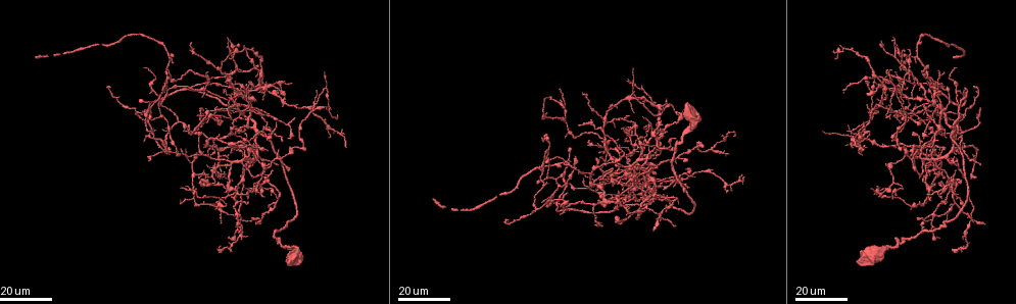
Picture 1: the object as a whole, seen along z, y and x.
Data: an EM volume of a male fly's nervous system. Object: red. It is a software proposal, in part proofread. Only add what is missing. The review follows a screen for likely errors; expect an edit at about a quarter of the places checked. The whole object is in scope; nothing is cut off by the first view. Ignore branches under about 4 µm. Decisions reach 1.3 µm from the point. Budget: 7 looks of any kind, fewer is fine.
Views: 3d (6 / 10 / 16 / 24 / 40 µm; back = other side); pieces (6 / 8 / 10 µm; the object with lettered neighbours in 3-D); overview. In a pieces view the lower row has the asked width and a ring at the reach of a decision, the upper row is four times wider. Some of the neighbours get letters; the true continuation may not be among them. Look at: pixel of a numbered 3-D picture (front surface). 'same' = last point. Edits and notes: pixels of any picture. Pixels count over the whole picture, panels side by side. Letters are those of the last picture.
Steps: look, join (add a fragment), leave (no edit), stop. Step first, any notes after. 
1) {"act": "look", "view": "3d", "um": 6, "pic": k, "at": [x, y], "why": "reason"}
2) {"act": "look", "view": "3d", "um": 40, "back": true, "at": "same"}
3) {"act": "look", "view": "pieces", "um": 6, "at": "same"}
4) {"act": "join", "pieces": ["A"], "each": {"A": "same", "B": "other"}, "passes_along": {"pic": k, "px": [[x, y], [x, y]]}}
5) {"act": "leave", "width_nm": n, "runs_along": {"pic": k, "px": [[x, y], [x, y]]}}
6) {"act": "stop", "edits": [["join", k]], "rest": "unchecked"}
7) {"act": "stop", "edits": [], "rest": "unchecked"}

{"act": "look", "view": "3d", "um": 24, "pic": 1, "at": [273, 171], "why": "free end"}

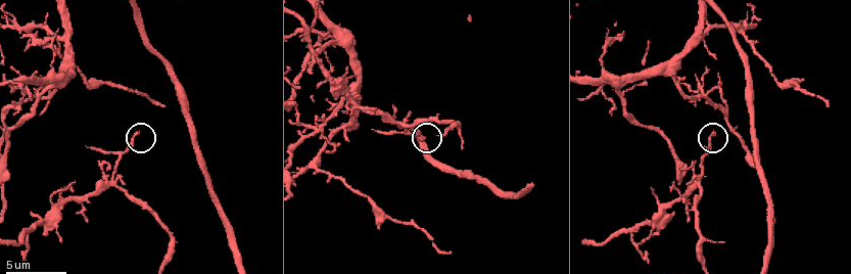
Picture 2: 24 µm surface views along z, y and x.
{"act": "look", "view": "pieces", "um": 8, "pic": 2, "at": [712, 134]}

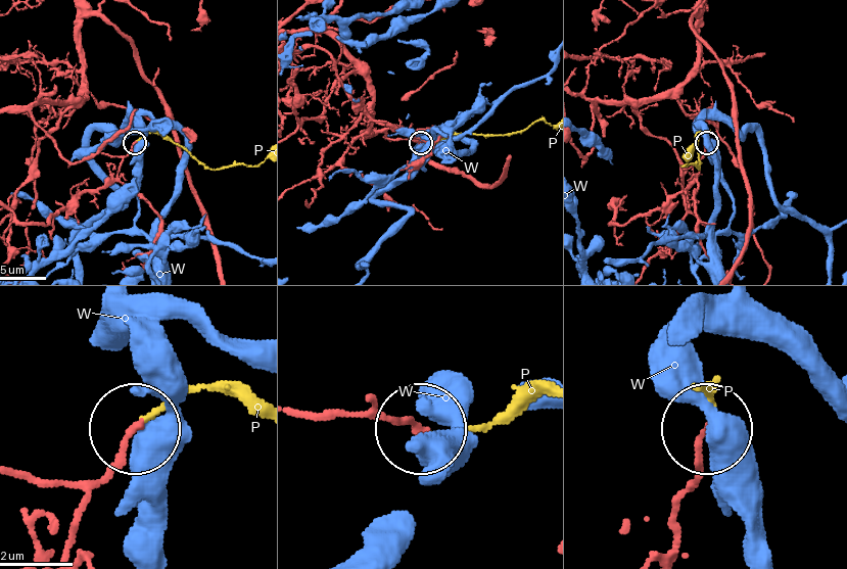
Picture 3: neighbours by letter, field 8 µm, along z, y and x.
{"act": "join", "pieces": ["P"], "each": {"P": "same", "W": "other"}, "passes_along": {"pic": 3, "px": [[671, 518], [699, 466], [708, 420], [702, 392]]}, "found": "the cell continues"}

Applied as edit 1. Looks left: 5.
{"act": "look", "view": "3d", "um": 10, "pic": 2, "at": [162, 104], "why": "tapers out"}

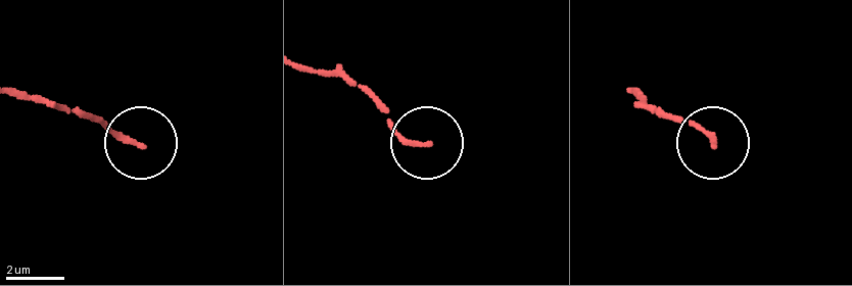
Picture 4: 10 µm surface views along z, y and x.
{"act": "look", "view": "pieces", "um": 6, "pic": 4, "at": [140, 144]}

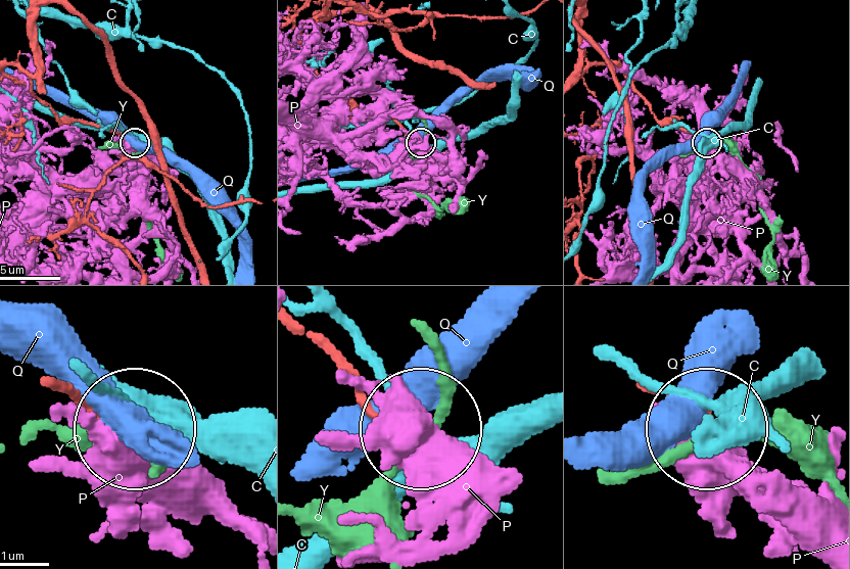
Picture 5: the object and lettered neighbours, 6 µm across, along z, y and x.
{"act": "leave", "each": {"C": "other", "P": "other", "Q": "other", "Y": "other"}, "found": "no lettered fragment goes on from it"}

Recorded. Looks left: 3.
{"act": "look", "view": "3d", "um": 16, "pic": 1, "at": [171, 154], "why": "thin end"}

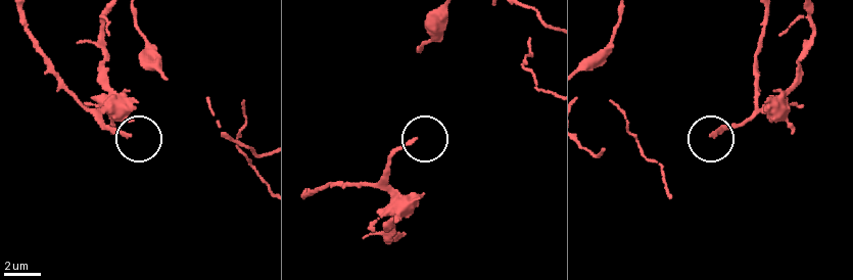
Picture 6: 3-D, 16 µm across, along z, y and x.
{"act": "look", "view": "pieces", "um": 6, "pic": 6, "at": [710, 134], "why": "see the neighbours"}

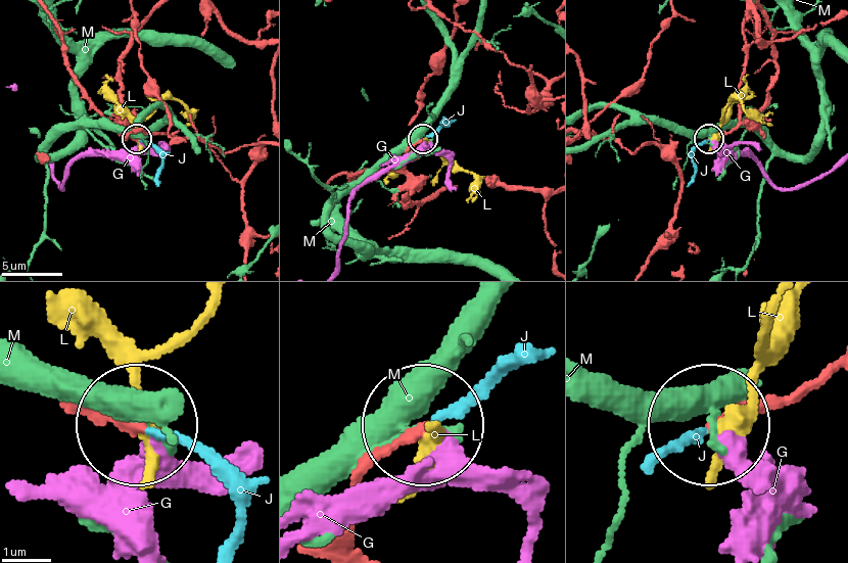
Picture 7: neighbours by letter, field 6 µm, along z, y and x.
{"act": "join", "pieces": ["J"], "each": {"G": "other", "J": "same", "L": "other", "M": "other"}, "found": "it goes on there"}

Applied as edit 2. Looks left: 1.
{"act": "stop", "edits": [["join", 3], ["join", 7]], "rest": "unchecked"}

